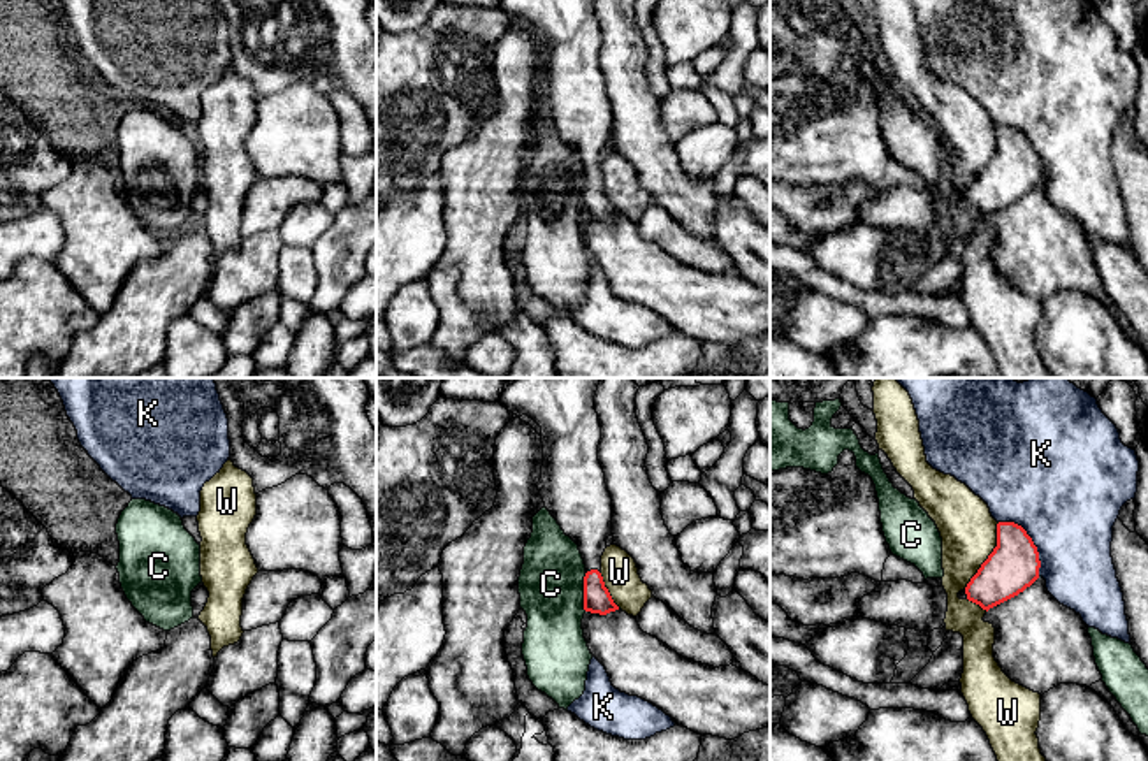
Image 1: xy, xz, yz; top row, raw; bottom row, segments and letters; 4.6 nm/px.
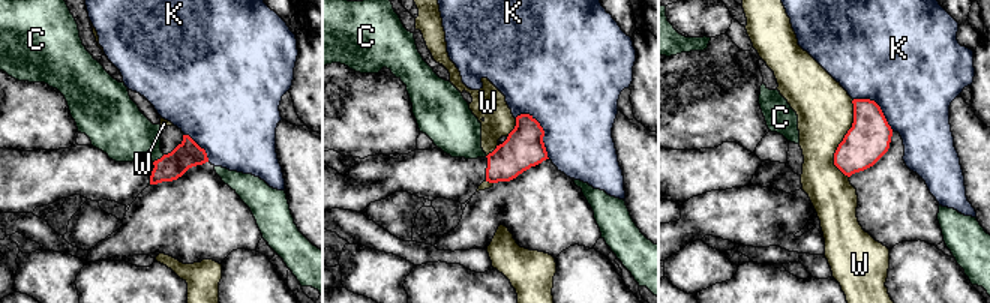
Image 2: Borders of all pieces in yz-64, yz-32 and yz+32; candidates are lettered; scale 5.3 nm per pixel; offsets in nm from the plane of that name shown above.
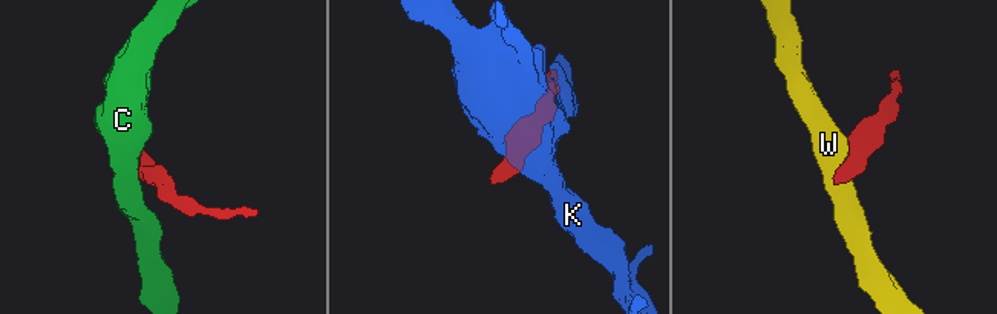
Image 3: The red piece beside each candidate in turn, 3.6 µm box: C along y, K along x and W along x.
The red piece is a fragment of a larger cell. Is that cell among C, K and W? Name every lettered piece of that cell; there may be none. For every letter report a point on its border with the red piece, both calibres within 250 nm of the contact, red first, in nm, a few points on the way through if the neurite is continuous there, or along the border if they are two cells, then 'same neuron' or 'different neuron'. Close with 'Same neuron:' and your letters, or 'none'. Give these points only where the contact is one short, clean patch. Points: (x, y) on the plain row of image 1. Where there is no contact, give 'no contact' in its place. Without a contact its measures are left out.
C: contact xz (584, 199); calibres 130 and 300 nm; border xz (586, 180), (584, 217); different neuron
K: contact yz (1031, 146); calibres 240 and 480 nm; different neuron
W: contact yz (988, 162); calibres 240 and 260 nm; different neuron
Same neuron: none

